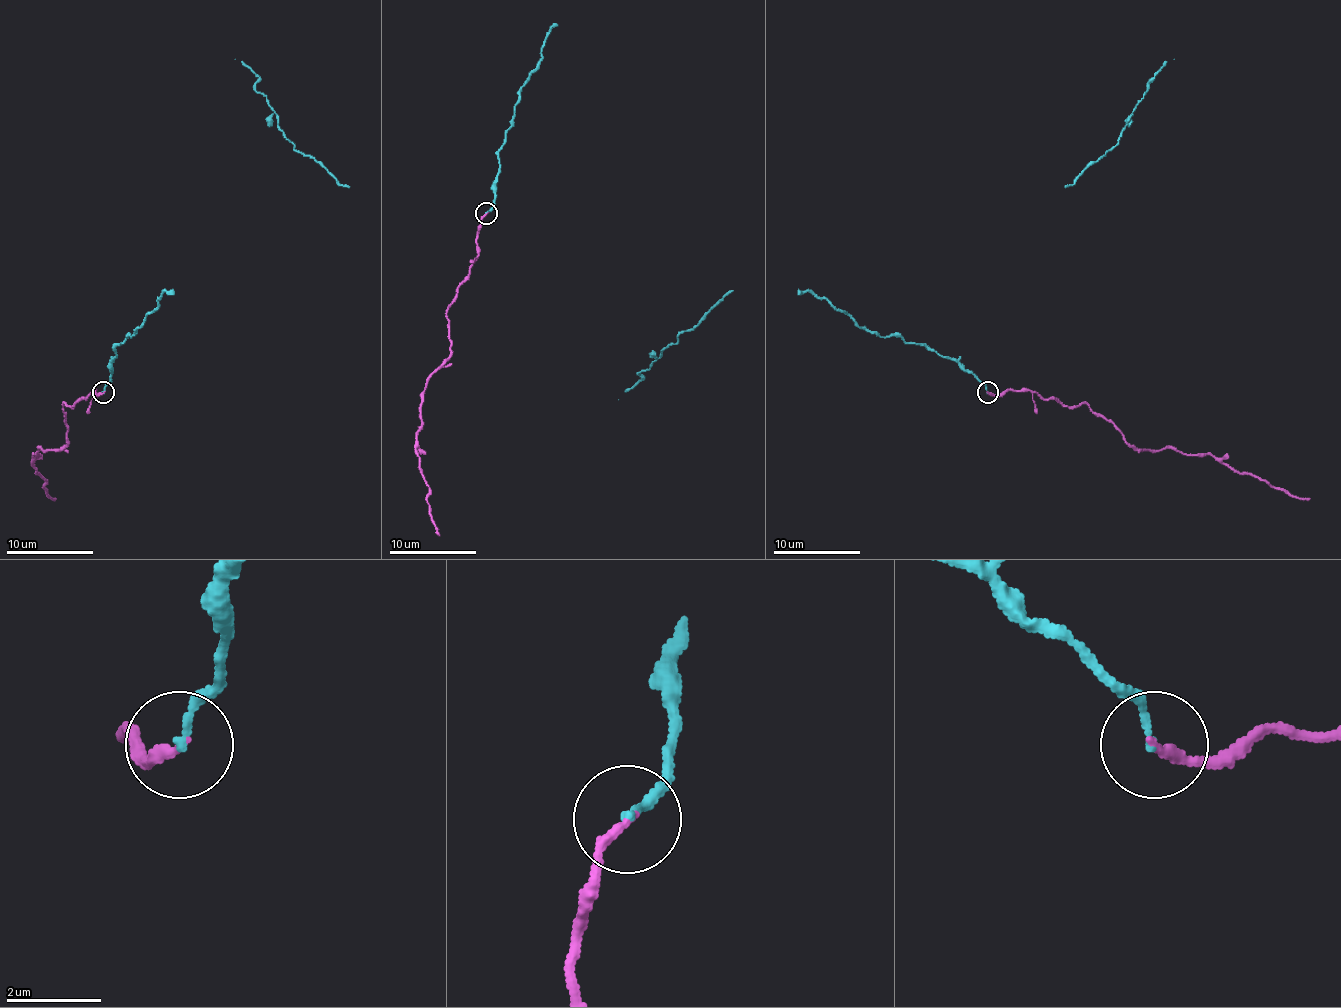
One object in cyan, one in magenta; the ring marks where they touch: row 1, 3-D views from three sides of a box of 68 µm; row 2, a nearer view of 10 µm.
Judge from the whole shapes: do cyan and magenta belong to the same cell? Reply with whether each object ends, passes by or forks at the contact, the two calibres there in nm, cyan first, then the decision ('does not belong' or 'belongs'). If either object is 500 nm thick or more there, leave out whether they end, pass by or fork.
cyan ends there; magenta ends there; 150 nm thick on the cyan side, 220 nm on the other; belongs

